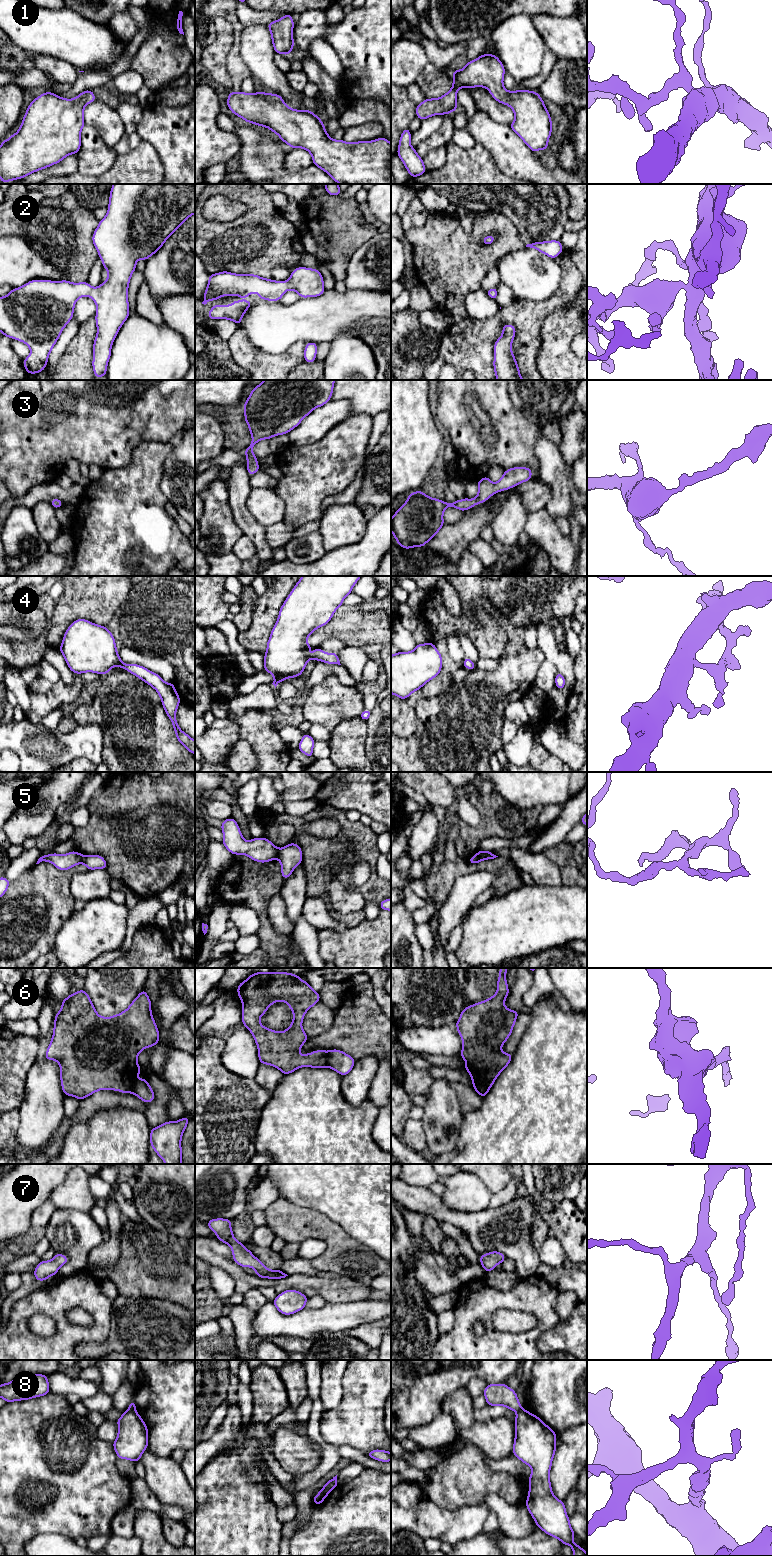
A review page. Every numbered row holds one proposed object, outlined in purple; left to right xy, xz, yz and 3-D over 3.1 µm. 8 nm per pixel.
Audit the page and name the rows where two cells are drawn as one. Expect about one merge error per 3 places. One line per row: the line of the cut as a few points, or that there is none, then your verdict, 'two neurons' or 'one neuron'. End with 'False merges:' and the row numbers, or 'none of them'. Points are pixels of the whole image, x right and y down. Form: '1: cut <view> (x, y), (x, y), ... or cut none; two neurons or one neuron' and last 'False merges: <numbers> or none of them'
1: cut none; one neuron
2: cut none; one neuron
3: cut none; one neuron
4: cut none; one neuron
5: cut xz (279, 849), (277, 858); two neurons
6: cut xz (328, 1051), (326, 1066); two neurons
7: cut none; one neuron
8: cut xz (324, 1486), (332, 1488); two neurons
False merges: 5, 6, 8

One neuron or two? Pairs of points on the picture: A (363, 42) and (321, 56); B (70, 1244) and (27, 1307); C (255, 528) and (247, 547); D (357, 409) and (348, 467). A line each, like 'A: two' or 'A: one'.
A: two
B: two
C: two
D: two

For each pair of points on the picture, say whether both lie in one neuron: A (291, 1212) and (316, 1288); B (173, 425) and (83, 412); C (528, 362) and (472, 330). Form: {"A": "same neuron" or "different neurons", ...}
{"A": "different neurons", "B": "same neuron", "C": "same neuron"}

